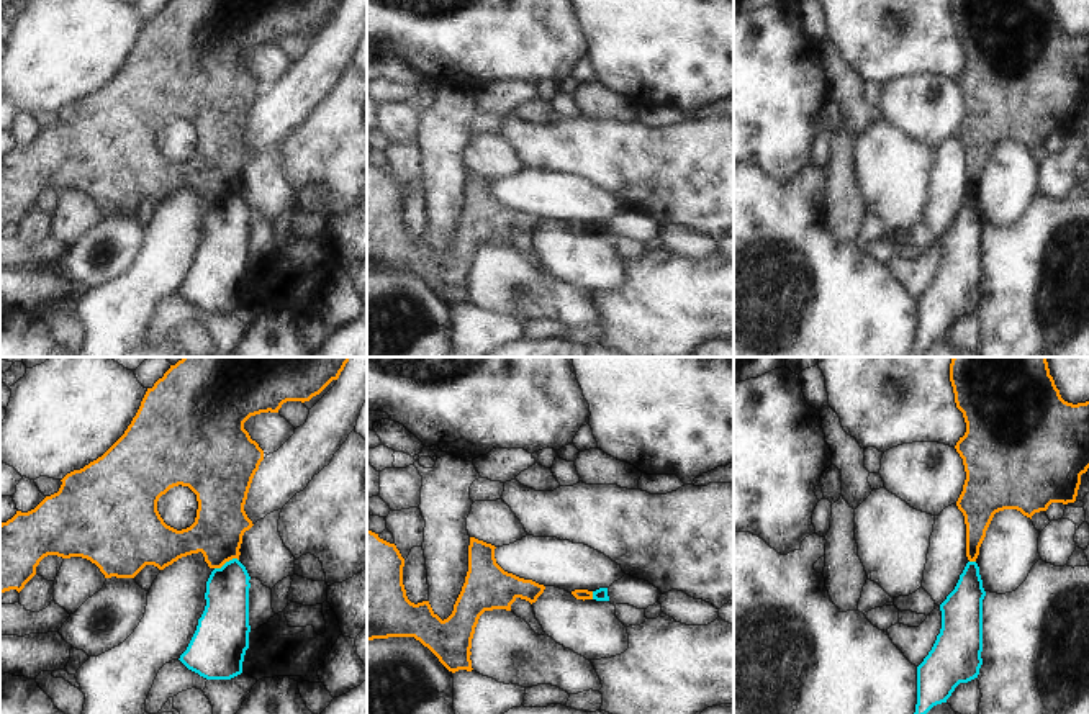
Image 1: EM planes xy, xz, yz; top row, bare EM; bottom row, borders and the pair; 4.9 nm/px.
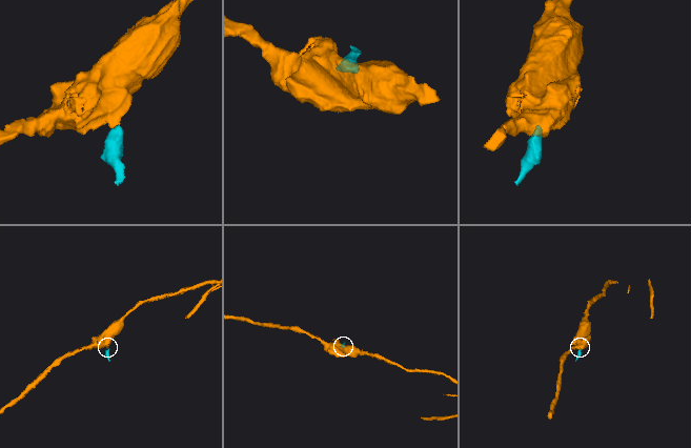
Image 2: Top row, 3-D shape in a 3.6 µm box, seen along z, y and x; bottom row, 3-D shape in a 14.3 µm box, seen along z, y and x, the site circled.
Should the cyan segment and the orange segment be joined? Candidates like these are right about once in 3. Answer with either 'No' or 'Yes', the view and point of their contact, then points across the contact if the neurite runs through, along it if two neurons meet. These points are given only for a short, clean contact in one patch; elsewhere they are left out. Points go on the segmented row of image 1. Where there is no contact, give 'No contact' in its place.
No. Touches cyan at xy (226, 562). Boundary: xy (238, 559), (230, 559), (215, 569).

